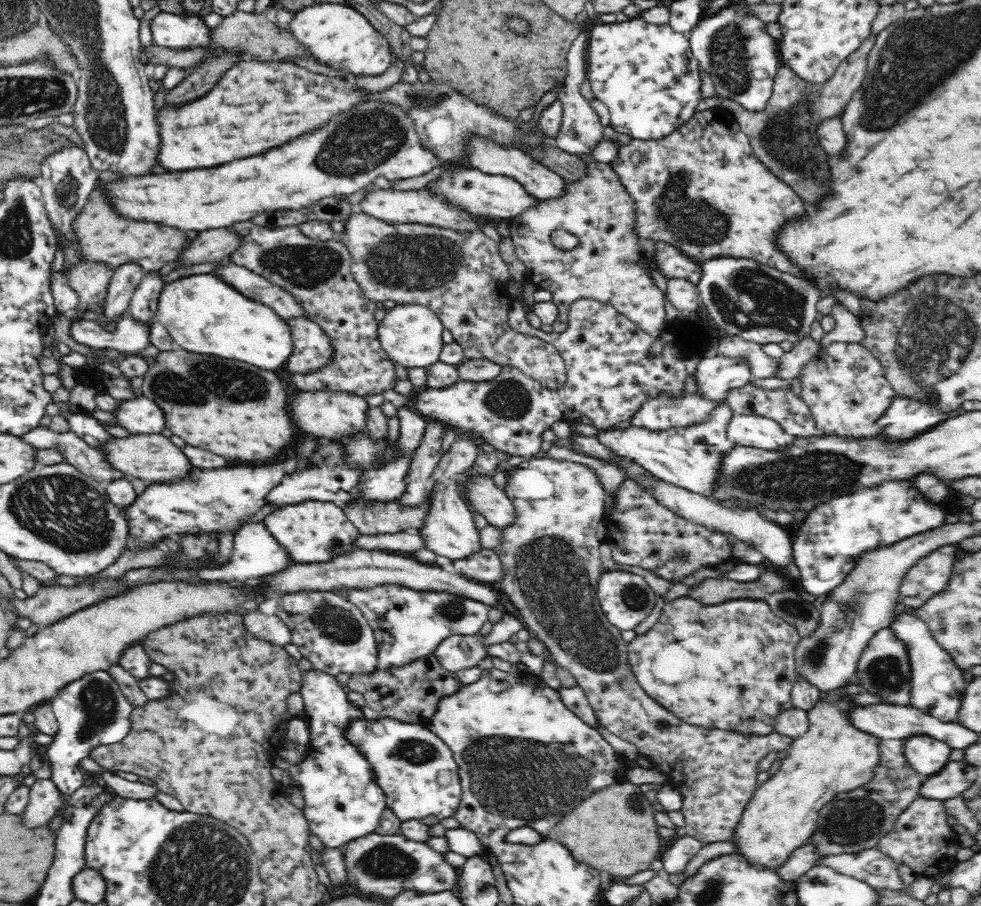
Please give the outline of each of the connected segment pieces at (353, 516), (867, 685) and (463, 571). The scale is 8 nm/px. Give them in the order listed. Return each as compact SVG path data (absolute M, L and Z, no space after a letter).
M362 499L347 503L343 511L348 516L348 519L353 522L356 529L361 535L378 535L385 533L400 533L401 531L420 530L425 520L425 513L428 510L428 501L423 507L402 507L398 500L391 503L364 503Z
M890 627L877 630L864 653L860 656L857 672L853 677L853 684L860 692L868 692L880 698L880 703L909 706L911 703L911 667L906 645Z
M492 549L480 550L476 555L466 559L452 561L454 571L464 577L486 583L490 586L499 586L502 580L502 565Z

